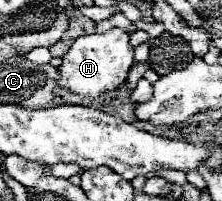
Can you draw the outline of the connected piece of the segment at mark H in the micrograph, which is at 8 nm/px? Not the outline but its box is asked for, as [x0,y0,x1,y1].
[58,27,134,97]

